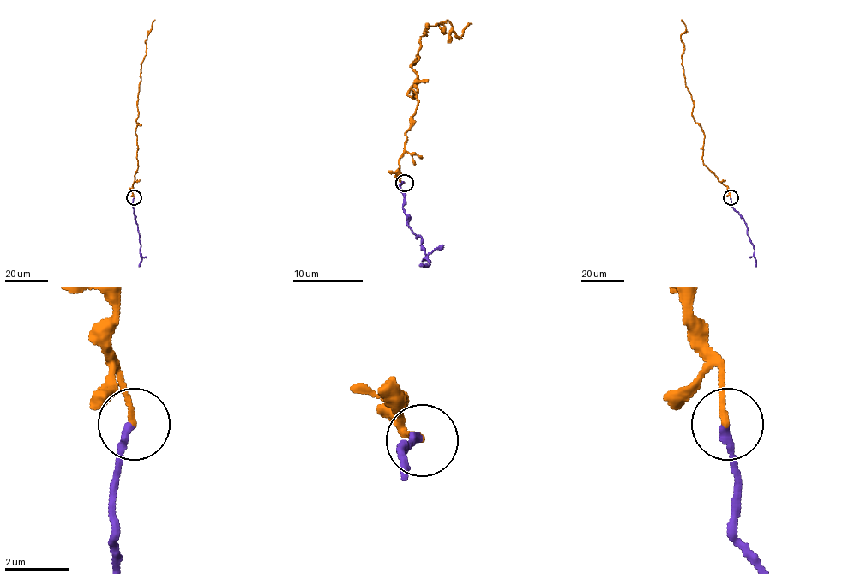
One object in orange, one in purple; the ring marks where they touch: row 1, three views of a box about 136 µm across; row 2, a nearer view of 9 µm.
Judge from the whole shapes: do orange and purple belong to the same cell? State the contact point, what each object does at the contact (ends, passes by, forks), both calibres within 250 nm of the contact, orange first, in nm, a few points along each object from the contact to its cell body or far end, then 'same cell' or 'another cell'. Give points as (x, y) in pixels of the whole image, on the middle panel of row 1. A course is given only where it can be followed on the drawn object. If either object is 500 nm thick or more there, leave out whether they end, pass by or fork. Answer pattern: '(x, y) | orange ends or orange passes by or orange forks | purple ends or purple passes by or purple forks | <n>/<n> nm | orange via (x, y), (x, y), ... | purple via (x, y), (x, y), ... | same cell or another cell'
(404, 183) | orange ends | purple ends | 170/240 nm | orange via (404, 184), (419, 39), (426, 27), (444, 32), (446, 20), (461, 38), (472, 23) | purple via (404, 184), (400, 187), (407, 224), (419, 236), (426, 256), (423, 261), (424, 259), (428, 262), (419, 266) | same cell

